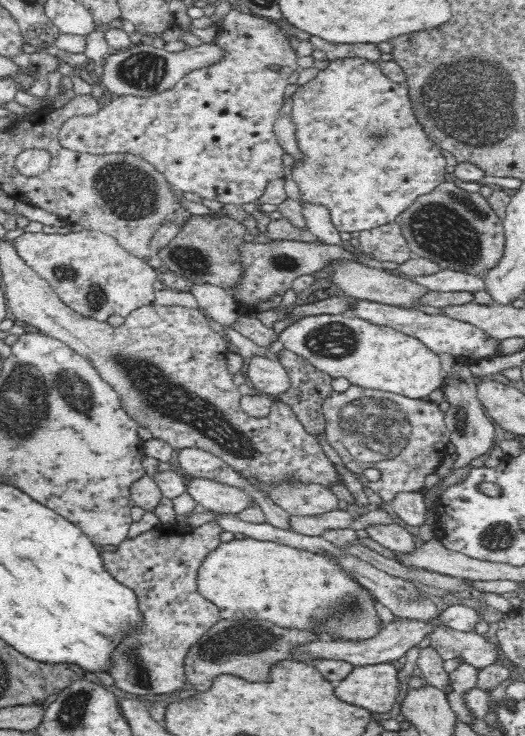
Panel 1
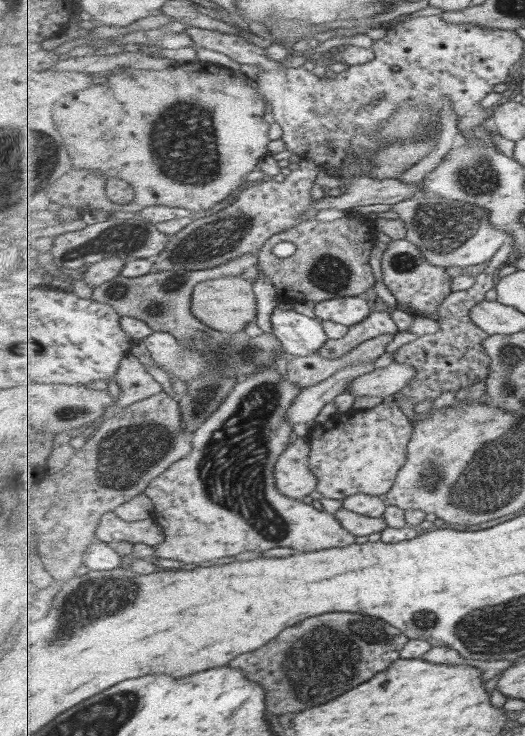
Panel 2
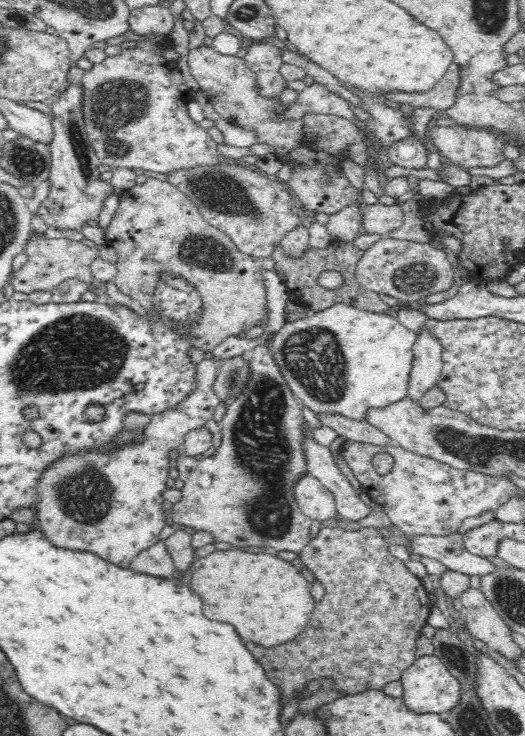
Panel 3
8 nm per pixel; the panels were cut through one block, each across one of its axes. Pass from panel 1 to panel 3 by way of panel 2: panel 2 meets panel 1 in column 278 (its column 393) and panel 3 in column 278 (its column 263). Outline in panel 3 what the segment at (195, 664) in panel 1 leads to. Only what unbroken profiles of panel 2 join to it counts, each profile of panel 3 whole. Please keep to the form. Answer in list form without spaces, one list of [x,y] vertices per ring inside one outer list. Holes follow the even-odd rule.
[[[329,526],[329,527],[324,527],[324,528],[316,528],[315,532],[313,533],[311,542],[308,543],[307,546],[303,548],[302,552],[299,553],[299,556],[301,557],[302,562],[305,564],[305,567],[312,570],[312,572],[315,575],[315,578],[317,578],[320,581],[320,584],[322,584],[322,586],[325,589],[325,595],[318,602],[315,603],[315,607],[314,607],[311,619],[308,621],[307,628],[300,635],[298,635],[295,639],[292,639],[290,642],[284,643],[283,645],[280,645],[279,647],[266,648],[266,647],[260,646],[260,644],[248,644],[248,648],[252,648],[252,654],[254,654],[254,656],[256,656],[256,660],[260,660],[260,664],[264,664],[264,670],[266,670],[267,677],[276,686],[281,688],[281,692],[283,692],[284,706],[289,702],[289,700],[295,694],[300,696],[300,700],[302,698],[304,698],[304,697],[302,697],[302,694],[304,692],[304,687],[305,687],[305,684],[307,681],[309,681],[311,679],[317,679],[320,681],[320,679],[323,677],[331,677],[334,680],[333,688],[336,689],[337,692],[339,692],[339,693],[344,693],[344,694],[348,694],[348,695],[361,693],[361,692],[364,692],[367,690],[383,690],[384,686],[386,686],[386,684],[388,684],[389,682],[400,681],[401,676],[403,675],[403,672],[406,671],[407,668],[411,666],[413,661],[415,661],[417,659],[416,652],[418,650],[416,647],[416,638],[418,636],[420,636],[420,634],[421,634],[420,631],[422,628],[424,628],[424,626],[426,624],[426,619],[428,618],[428,615],[430,614],[430,609],[431,609],[432,605],[430,604],[430,600],[428,599],[428,593],[426,592],[426,589],[424,589],[424,585],[422,584],[422,581],[420,581],[420,579],[418,579],[414,574],[412,574],[412,572],[410,572],[410,570],[408,570],[408,568],[406,568],[406,566],[404,566],[404,564],[402,563],[401,560],[399,560],[396,557],[392,557],[392,555],[390,555],[390,553],[388,553],[388,550],[386,549],[387,547],[388,547],[388,544],[386,543],[384,536],[382,536],[382,534],[380,534],[380,532],[378,532],[378,530],[376,530],[376,528],[374,528],[374,527],[364,527],[363,529],[359,530],[359,531],[353,531],[353,530],[343,529],[342,527]]]

